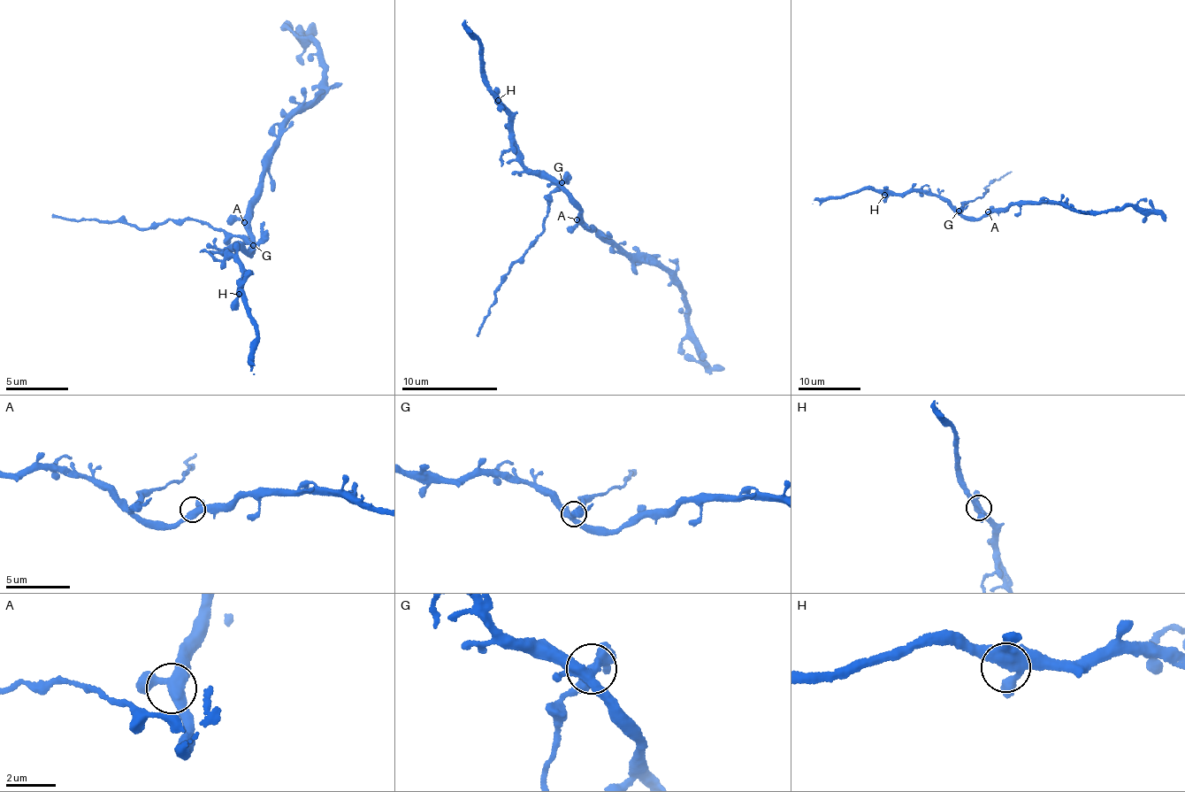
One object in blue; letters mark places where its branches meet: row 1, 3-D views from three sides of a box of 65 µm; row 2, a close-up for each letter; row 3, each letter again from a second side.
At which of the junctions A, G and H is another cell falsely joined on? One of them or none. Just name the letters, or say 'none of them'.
G

